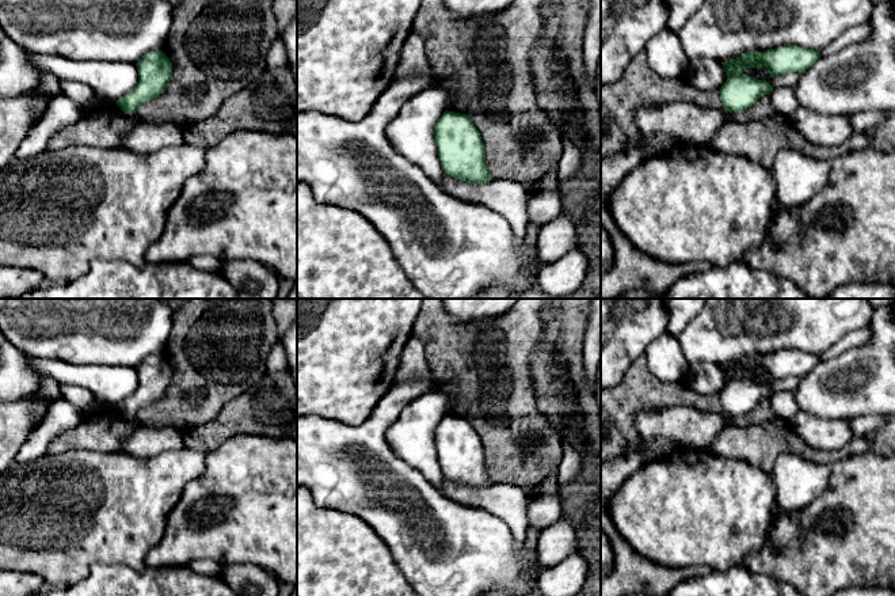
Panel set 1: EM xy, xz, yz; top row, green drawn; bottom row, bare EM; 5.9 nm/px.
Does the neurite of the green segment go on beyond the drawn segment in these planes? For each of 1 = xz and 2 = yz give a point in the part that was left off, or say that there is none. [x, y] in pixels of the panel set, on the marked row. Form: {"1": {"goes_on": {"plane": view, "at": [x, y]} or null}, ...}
{"1": {"goes_on": null}, "2": {"goes_on": null}}

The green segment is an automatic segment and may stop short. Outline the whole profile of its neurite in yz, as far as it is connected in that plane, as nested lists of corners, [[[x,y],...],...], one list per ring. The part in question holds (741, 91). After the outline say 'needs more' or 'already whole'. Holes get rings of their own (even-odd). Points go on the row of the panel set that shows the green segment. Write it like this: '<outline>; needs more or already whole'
[[[784,45],[765,52],[746,52],[740,57],[723,62],[728,75],[719,94],[723,107],[739,113],[751,107],[762,95],[770,95],[773,87],[743,73],[746,68],[765,67],[772,76],[808,69],[820,57],[820,50]]]; already whole

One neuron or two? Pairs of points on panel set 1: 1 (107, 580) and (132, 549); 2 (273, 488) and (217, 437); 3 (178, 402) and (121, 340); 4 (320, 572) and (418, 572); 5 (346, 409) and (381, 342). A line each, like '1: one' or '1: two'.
1: two
2: two
3: two
4: two
5: one

